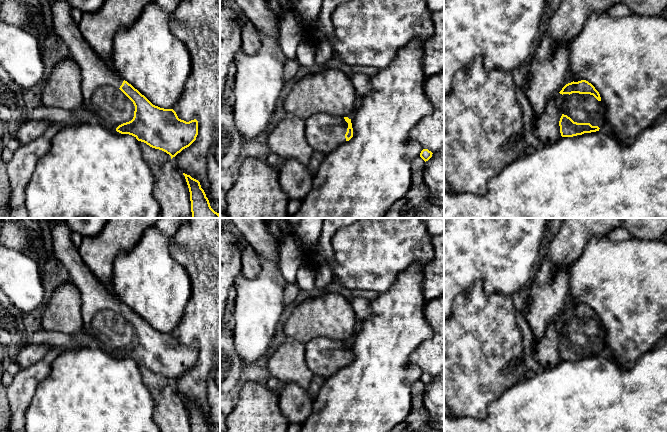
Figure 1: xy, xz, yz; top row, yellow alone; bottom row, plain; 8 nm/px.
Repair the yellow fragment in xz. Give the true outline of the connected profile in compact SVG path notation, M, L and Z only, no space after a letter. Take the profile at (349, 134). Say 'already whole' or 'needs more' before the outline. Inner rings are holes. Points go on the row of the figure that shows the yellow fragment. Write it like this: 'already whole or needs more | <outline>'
needs more | M326 113L312 115L305 120L305 135L314 151L326 155L353 137L351 119L338 119Z

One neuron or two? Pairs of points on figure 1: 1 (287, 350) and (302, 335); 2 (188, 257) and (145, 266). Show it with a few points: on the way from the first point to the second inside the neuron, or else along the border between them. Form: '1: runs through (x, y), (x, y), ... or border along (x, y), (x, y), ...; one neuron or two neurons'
1: border along (290, 339), (304, 344); two neurons
2: border along (171, 237), (171, 255), (184, 268), (190, 279); two neurons

